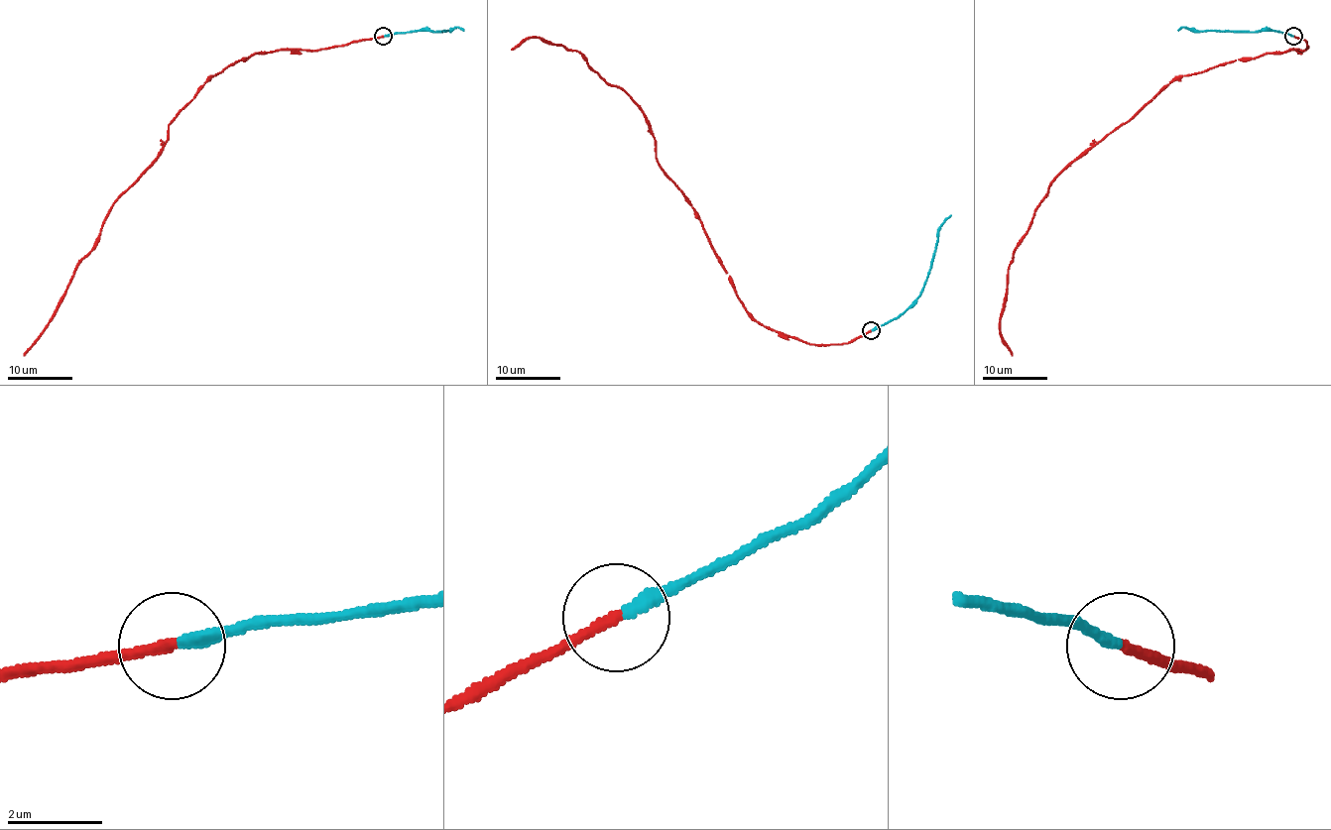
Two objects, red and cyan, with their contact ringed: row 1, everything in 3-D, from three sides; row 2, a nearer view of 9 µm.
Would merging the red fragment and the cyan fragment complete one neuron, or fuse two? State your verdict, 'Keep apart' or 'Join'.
Join

